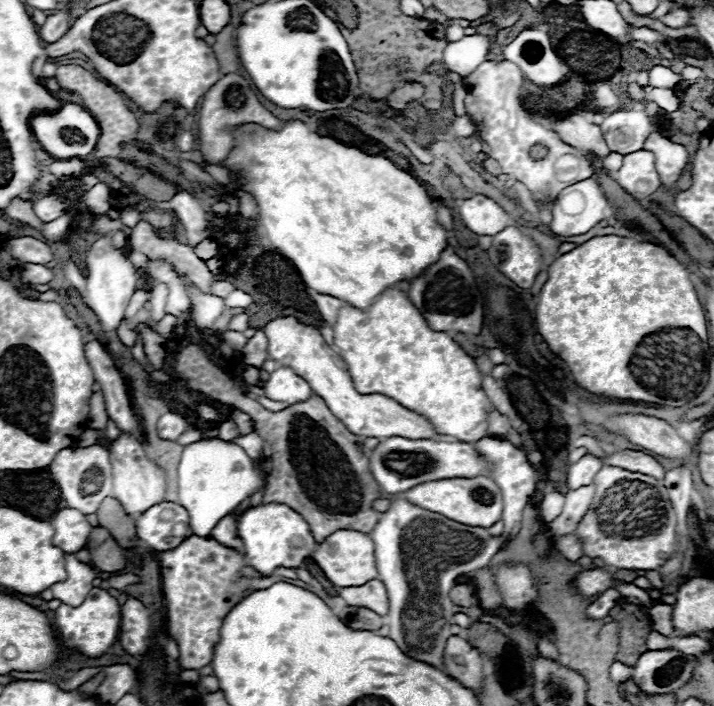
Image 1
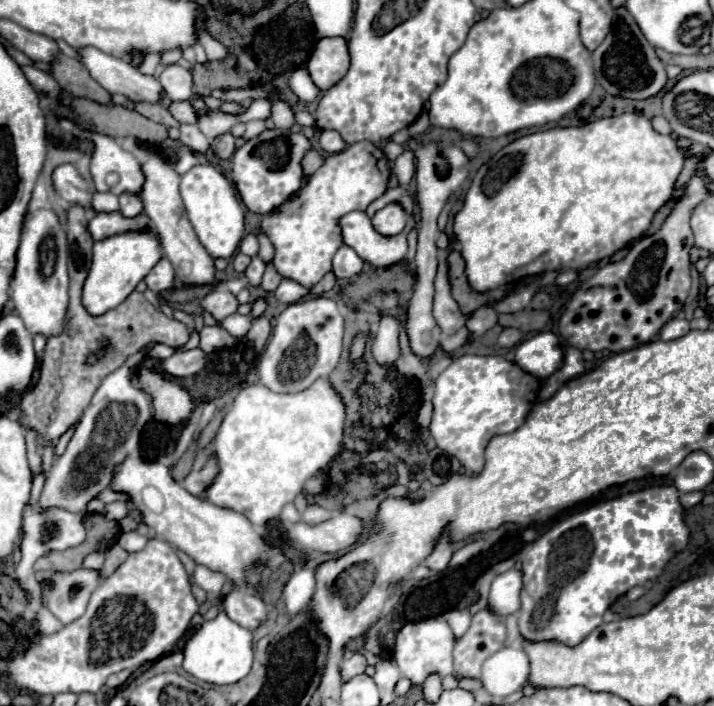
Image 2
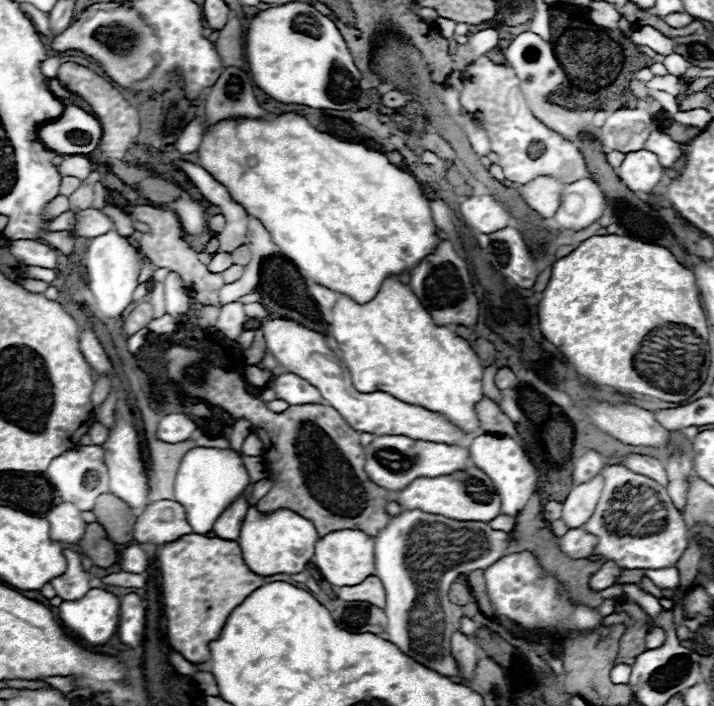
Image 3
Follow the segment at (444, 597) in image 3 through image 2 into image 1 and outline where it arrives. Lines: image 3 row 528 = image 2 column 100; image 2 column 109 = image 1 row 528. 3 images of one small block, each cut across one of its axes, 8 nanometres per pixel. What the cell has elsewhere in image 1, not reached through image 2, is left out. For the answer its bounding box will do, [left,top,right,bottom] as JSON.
[370,498,506,672]

